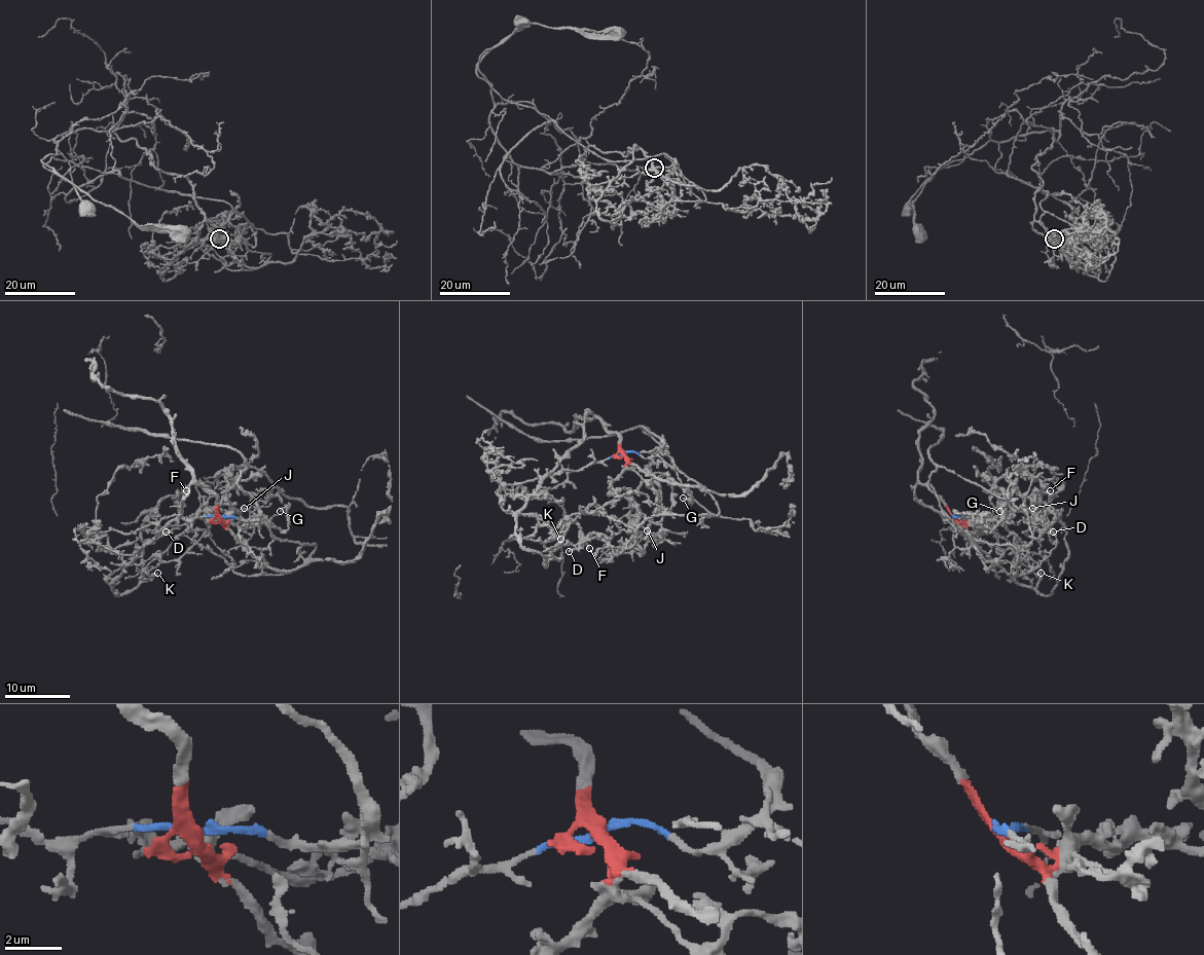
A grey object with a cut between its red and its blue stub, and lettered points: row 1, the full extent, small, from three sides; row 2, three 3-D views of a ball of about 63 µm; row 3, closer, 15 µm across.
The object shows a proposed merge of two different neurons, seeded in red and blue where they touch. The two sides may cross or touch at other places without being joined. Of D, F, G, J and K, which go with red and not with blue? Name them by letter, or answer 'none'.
F, G, J

